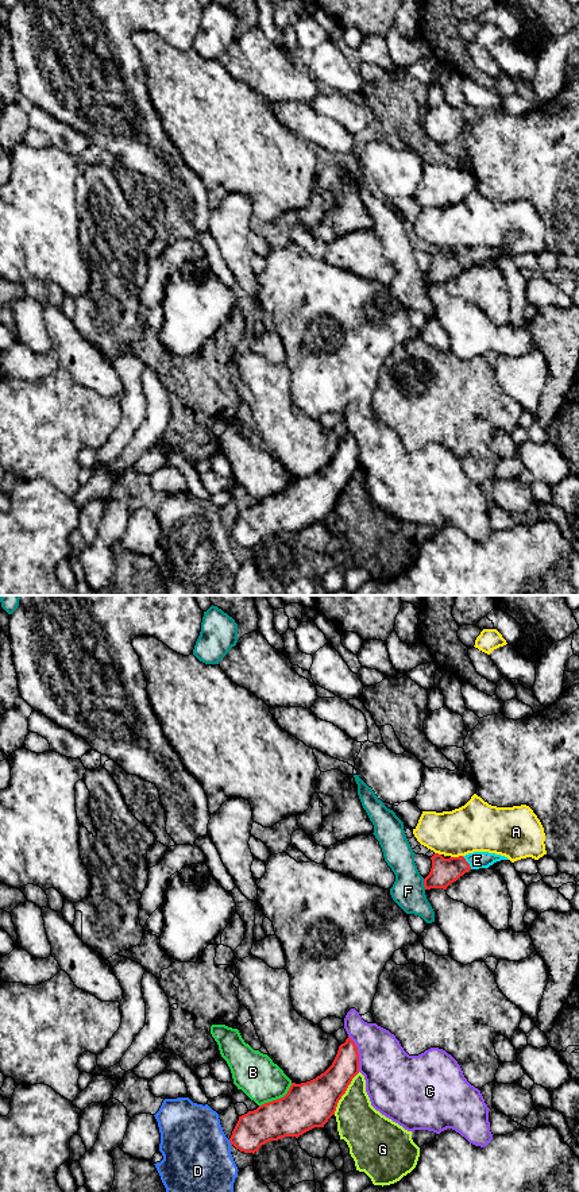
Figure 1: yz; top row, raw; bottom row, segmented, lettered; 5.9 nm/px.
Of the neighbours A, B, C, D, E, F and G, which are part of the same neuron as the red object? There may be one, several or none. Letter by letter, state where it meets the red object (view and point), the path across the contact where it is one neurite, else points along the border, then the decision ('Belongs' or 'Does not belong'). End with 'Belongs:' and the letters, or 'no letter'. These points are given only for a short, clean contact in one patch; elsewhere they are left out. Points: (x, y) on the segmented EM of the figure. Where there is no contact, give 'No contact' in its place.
A: Touches red at yz (456, 857). Does not belong
B: Touches red at yz (277, 1099). Does not belong
C: Touches red at yz (358, 1053). Does not belong
D: Touches red at yz (230, 1141). Does not belong
E: Touches red at yz (467, 863). Path across: yz (444, 871), (467, 863), (477, 860). Belongs
F: Touches red at yz (424, 884). Boundary: yz (423, 879), (425, 888). Does not belong
G: Touches red at yz (344, 1092). Does not belong
Belongs: E

